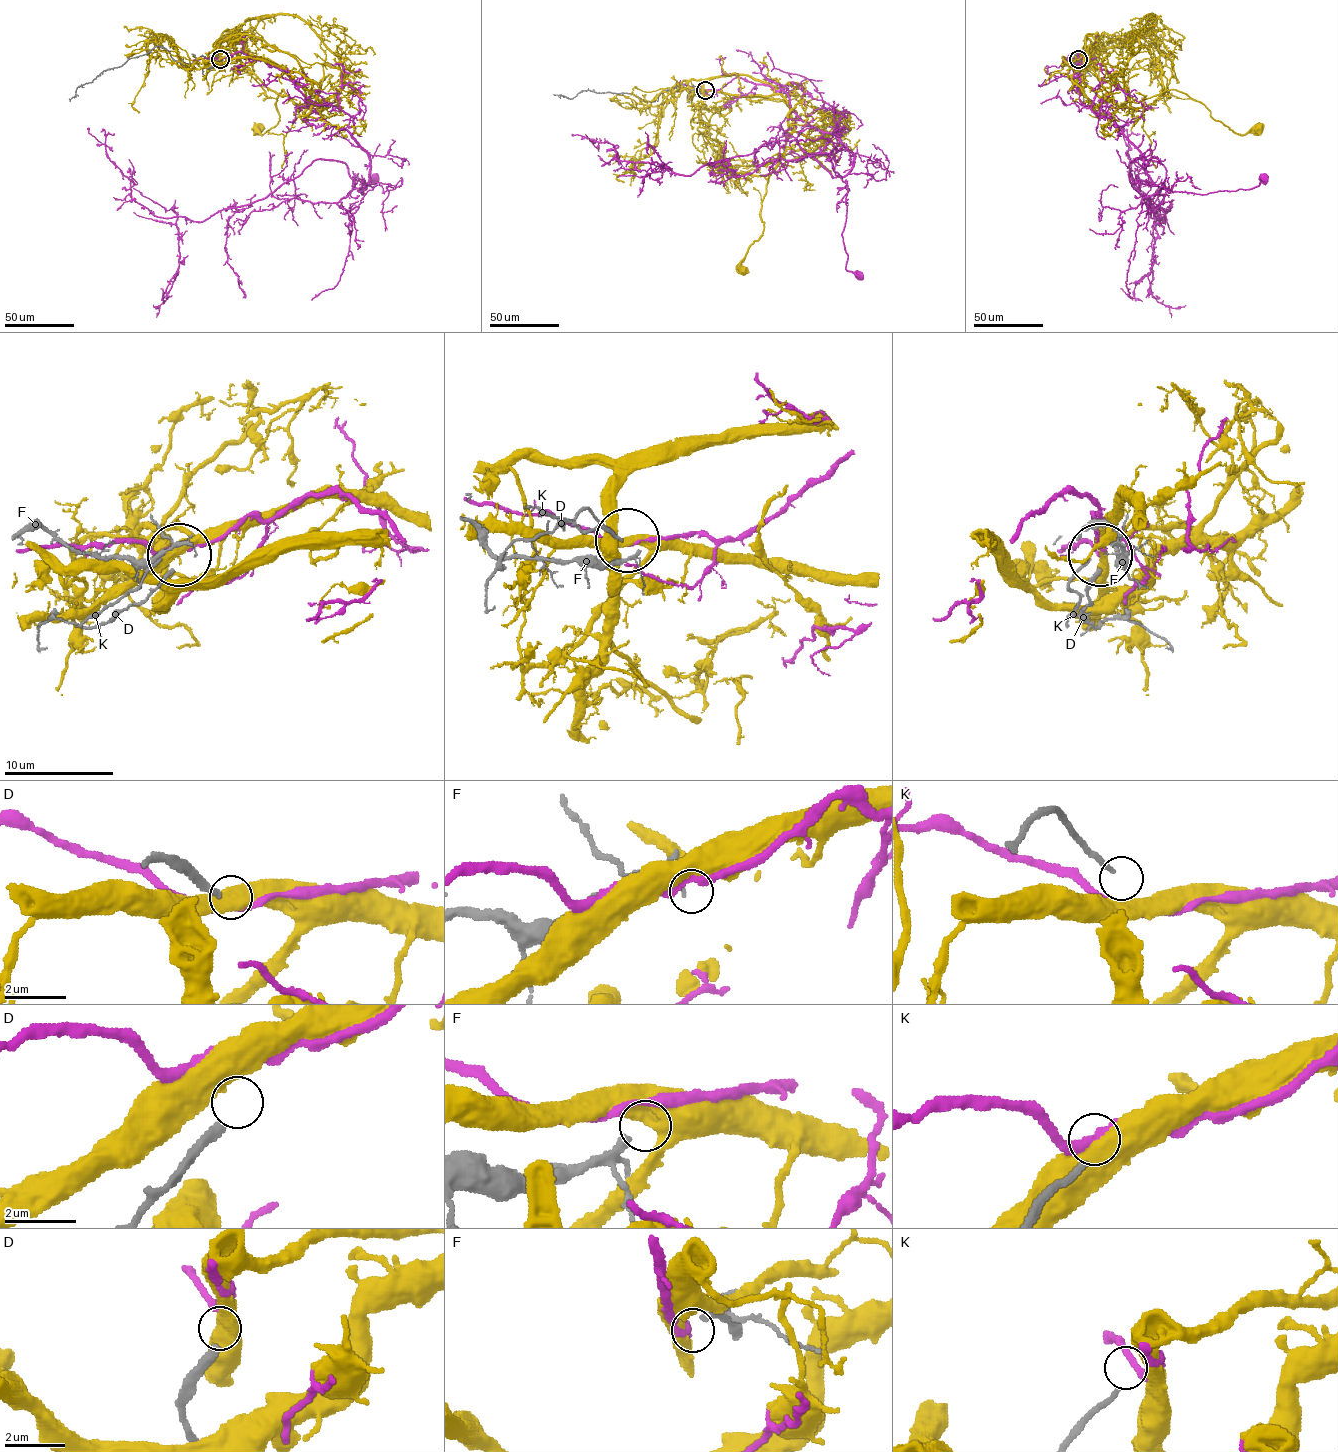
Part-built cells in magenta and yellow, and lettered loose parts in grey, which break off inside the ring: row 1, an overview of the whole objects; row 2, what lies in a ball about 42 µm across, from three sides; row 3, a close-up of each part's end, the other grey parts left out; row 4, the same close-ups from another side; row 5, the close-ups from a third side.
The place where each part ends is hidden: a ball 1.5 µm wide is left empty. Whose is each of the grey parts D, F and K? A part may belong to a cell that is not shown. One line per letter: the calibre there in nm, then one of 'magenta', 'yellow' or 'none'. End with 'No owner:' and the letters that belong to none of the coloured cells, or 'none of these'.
D: 280 nm | none
F: 170 nm | none
K: 150 nm | none
No owner: D, F, K

